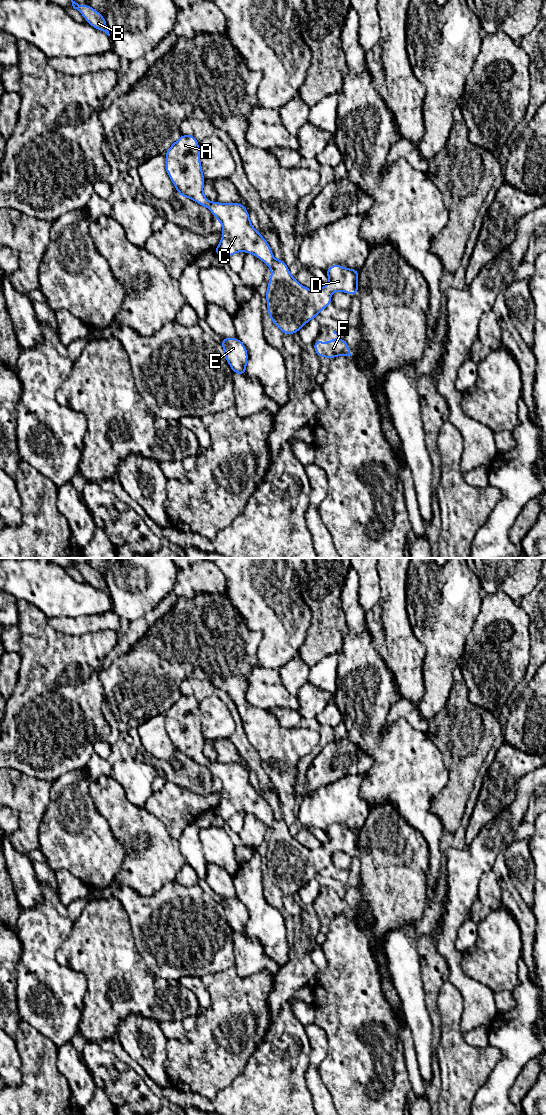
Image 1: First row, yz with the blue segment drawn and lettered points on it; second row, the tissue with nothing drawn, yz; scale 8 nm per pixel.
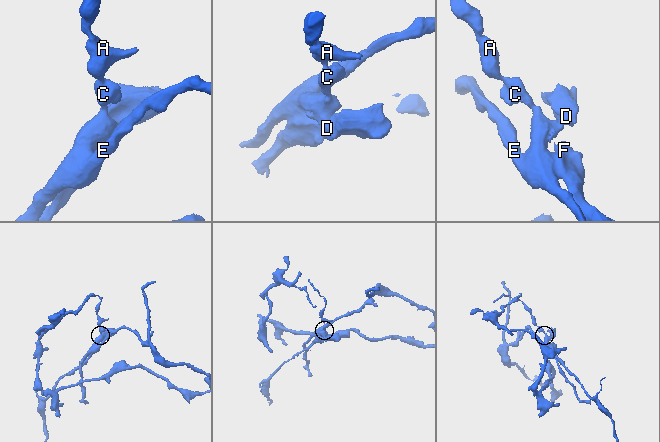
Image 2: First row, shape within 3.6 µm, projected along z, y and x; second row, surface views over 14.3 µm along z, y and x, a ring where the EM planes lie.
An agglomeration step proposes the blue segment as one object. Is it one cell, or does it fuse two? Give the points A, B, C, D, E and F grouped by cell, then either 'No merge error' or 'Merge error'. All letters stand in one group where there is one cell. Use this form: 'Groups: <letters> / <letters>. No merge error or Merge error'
Groups: A B C D E F. No merge error

